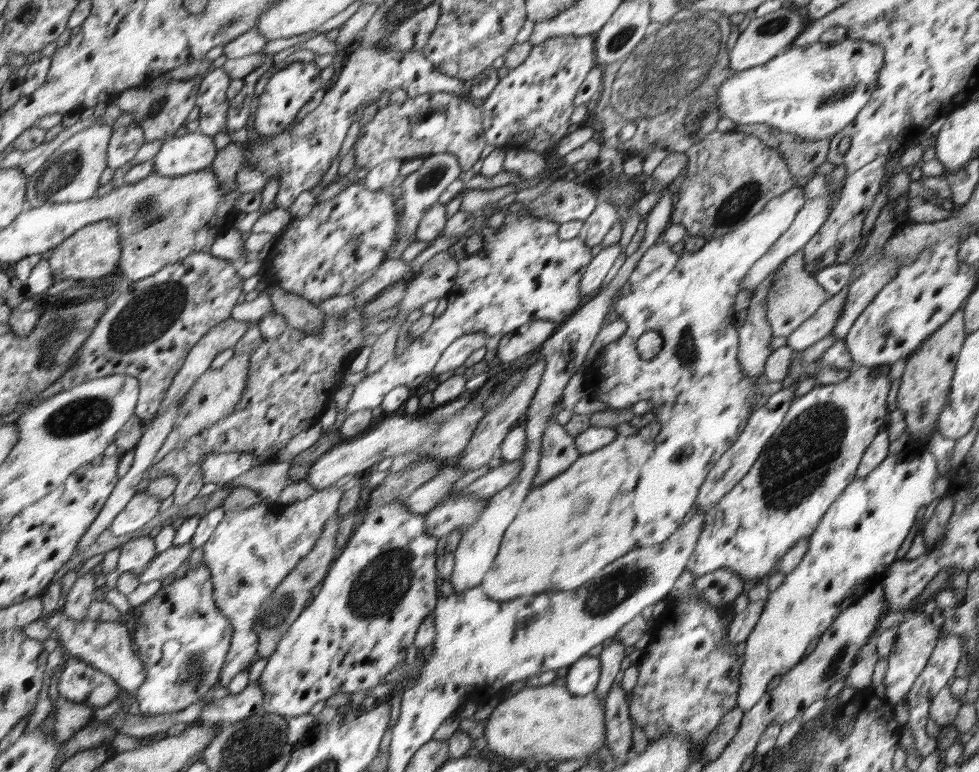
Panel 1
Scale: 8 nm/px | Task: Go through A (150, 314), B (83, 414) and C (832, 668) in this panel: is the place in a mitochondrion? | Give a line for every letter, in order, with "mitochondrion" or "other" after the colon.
A: mitochondrion
B: mitochondrion
C: mitochondrion

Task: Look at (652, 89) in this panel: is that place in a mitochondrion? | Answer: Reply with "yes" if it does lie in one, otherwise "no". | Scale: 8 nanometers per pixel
yes

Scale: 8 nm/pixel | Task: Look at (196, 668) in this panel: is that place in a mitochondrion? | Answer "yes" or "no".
yes

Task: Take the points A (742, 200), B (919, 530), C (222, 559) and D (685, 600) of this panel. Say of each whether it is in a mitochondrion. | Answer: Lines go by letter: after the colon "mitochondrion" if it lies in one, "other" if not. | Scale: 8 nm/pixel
A: mitochondrion
B: other
C: other
D: other

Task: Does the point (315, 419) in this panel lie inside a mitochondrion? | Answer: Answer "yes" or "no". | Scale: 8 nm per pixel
no

